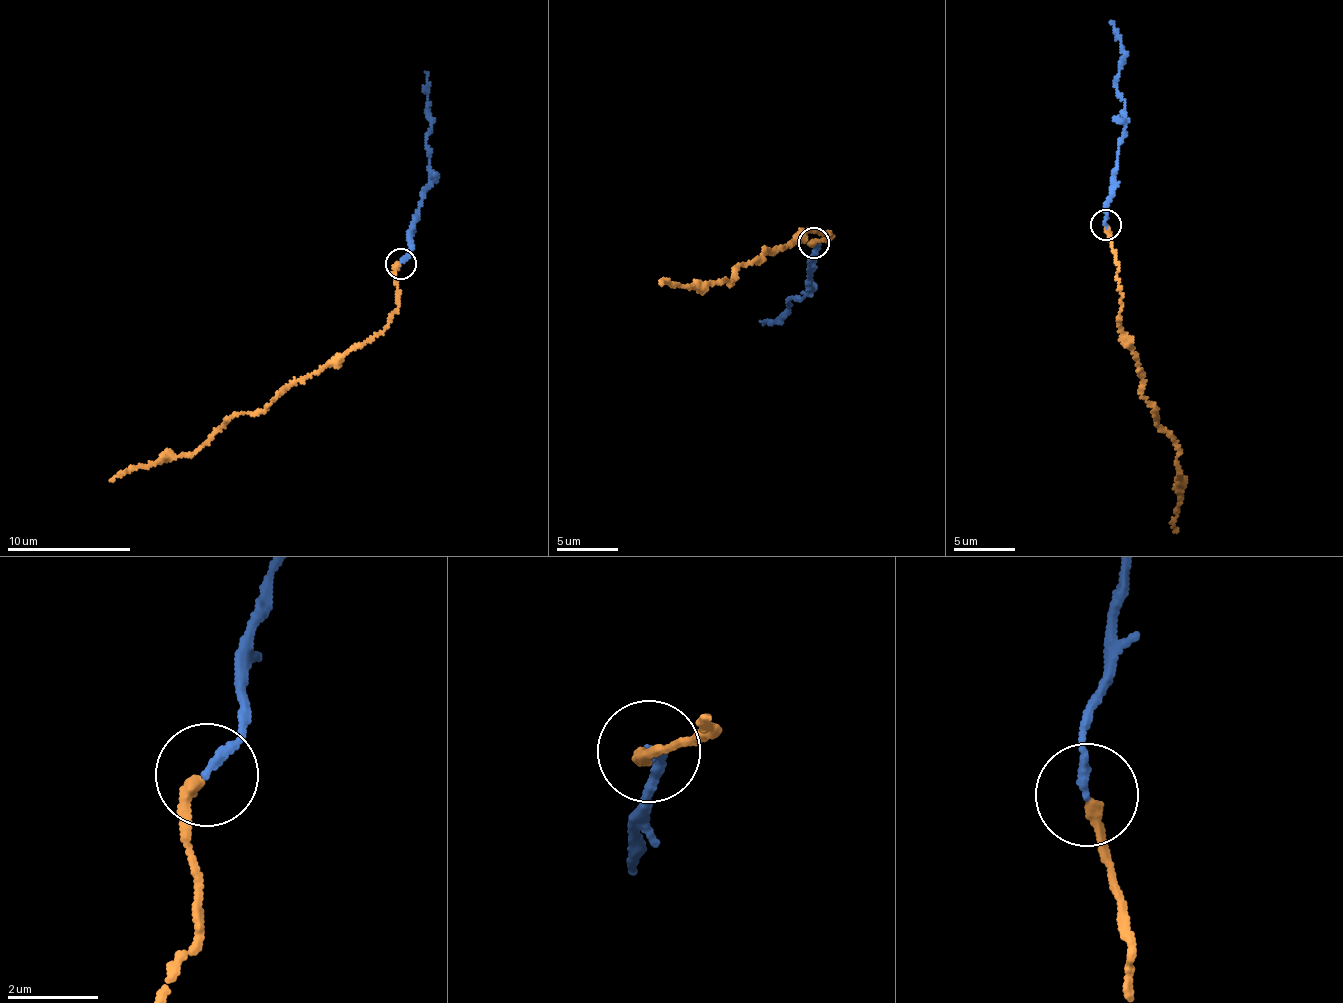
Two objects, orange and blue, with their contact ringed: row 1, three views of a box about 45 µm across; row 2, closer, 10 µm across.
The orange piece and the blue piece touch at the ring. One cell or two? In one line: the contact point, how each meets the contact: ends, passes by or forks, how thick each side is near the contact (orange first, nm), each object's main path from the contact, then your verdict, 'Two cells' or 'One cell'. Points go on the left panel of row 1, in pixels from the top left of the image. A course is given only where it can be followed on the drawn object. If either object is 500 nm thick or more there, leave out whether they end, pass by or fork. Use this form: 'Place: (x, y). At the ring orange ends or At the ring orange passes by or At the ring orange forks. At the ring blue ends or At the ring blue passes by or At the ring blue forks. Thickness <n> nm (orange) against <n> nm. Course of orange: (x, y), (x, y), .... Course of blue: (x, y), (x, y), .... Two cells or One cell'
Place: (401, 263). At the ring orange ends. At the ring blue ends. Thickness 280 nm (orange) against 180 nm. Course of orange: (400, 263), (399, 306), (361, 345), (301, 377), (262, 412), (237, 413), (191, 455), (131, 466), (110, 481). Course of blue: (400, 263), (410, 250), (413, 215), (429, 182), (426, 145), (431, 118), (426, 103), (425, 72). One cell

